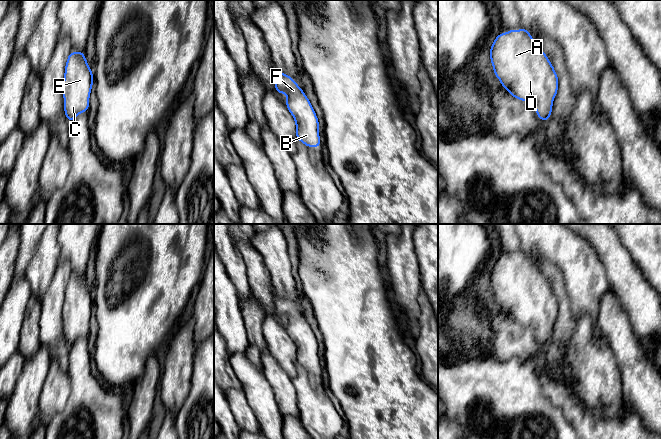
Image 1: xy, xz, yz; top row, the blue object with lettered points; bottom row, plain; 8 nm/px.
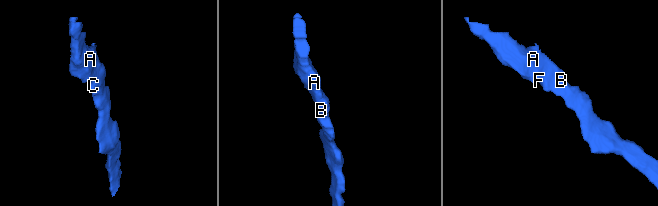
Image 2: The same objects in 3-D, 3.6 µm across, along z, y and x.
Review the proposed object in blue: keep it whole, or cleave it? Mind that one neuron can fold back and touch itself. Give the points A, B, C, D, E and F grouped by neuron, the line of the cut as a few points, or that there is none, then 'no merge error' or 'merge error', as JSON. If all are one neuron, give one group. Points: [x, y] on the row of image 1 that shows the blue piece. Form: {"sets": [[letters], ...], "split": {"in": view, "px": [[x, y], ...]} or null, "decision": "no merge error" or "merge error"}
{"sets": [["A", "B", "C", "D", "E", "F"]], "split": null, "decision": "no merge error"}

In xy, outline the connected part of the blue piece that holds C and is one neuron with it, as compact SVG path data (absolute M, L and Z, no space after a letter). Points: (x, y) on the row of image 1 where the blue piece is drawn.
M71 51L66 62L62 85L64 111L69 122L80 113L89 110L89 96L93 81L93 73L84 52Z

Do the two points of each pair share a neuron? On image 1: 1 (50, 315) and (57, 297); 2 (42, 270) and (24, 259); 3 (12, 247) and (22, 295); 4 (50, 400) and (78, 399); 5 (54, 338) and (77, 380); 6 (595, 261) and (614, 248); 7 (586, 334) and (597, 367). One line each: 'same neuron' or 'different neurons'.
1: same neuron
2: different neurons
3: different neurons
4: different neurons
5: different neurons
6: different neurons
7: same neuron

